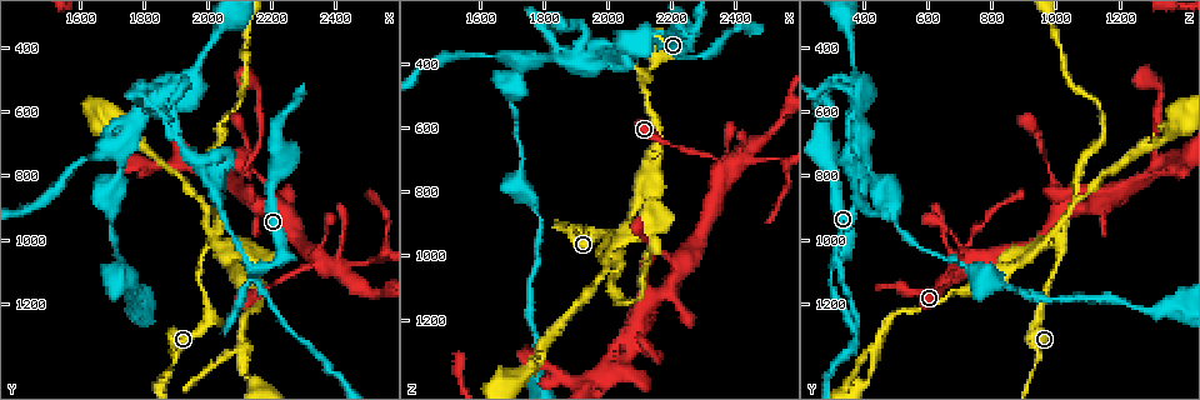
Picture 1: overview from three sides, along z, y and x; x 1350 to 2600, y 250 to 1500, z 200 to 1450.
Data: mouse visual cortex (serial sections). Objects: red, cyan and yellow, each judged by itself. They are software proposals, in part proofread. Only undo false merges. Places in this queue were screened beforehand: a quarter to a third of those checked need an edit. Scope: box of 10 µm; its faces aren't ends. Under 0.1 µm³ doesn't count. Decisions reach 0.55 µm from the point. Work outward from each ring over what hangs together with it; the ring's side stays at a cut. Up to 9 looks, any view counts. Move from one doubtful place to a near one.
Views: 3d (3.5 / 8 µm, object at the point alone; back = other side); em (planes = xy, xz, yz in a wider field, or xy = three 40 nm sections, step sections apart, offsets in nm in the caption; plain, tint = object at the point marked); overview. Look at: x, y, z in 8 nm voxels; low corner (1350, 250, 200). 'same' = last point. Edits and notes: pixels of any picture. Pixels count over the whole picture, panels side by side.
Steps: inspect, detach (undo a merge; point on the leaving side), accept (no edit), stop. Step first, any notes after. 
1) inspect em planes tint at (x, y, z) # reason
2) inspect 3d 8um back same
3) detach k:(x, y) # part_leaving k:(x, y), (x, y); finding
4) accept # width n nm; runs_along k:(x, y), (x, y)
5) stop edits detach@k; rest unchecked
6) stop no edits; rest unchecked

inspect 3d 3.5um at (2000, 1020, 1010) # abrupt turn

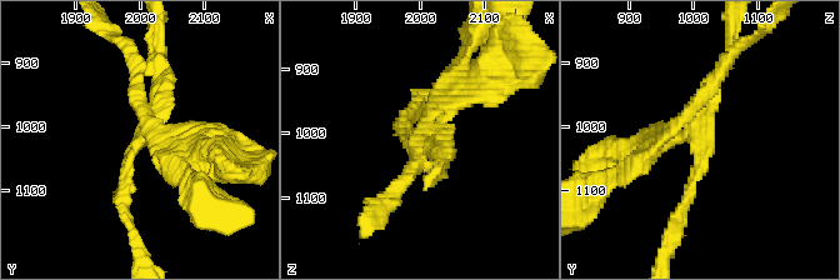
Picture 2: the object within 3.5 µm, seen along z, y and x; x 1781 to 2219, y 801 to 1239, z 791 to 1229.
inspect em xy step 1 tint at (2005, 1015, 1005)

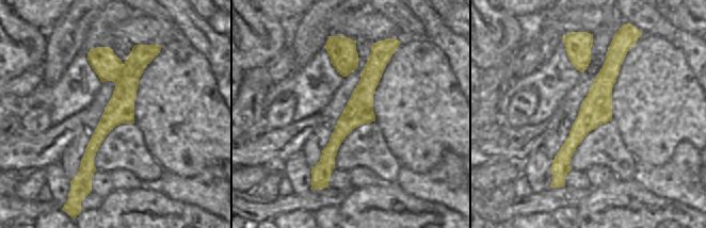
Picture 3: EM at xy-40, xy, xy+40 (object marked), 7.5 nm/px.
detach 2:(159, 164) # part_leaving 2:(159, 136), (201, 190); a second cell is stuck on

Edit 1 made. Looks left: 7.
inspect overview

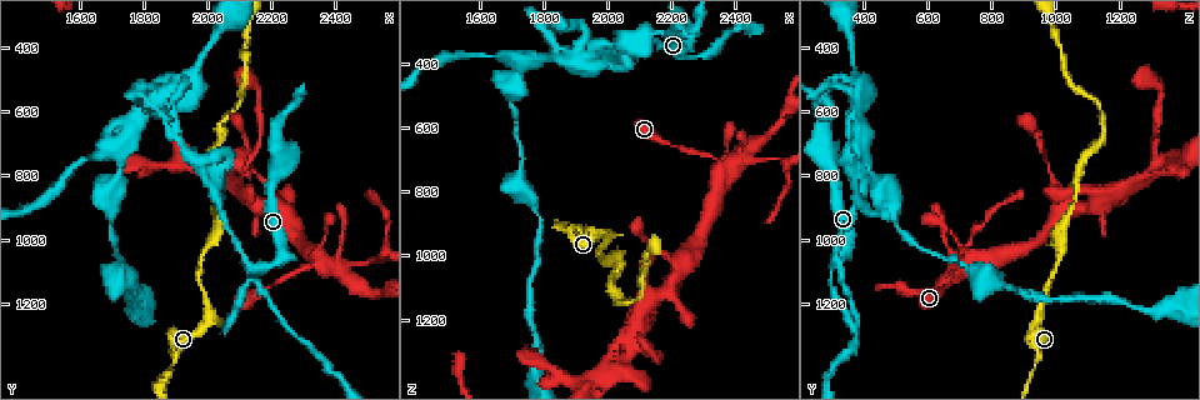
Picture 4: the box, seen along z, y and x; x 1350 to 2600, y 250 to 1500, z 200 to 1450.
inspect 3d 3.5um at (2370, 1070, 720)

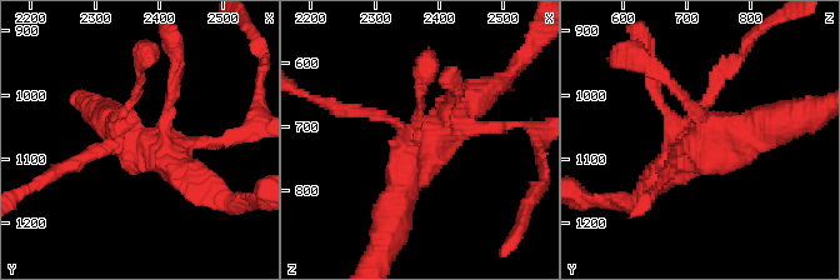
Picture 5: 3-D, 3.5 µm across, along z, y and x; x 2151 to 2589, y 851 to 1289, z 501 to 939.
inspect em xy step 1 tint at (2365, 1075, 720) # need the tissue

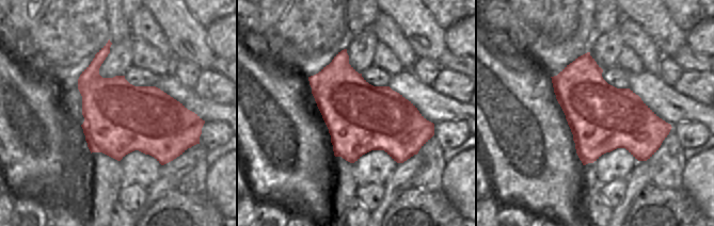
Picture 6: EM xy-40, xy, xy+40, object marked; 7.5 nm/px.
inspect em xy step 2 tint same

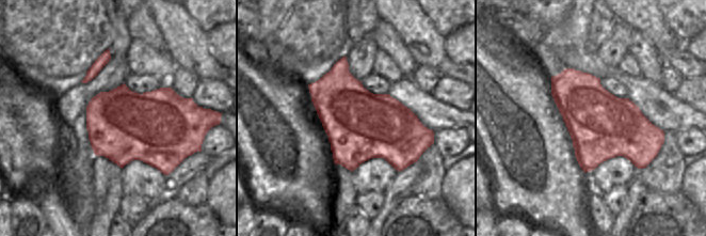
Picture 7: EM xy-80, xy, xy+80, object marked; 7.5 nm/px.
accept # runs_along 5:(669, 165), (681, 146), (778, 120); one cell here

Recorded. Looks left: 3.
inspect em xy step 2 tint at (2080, 830, 1260) # a fork

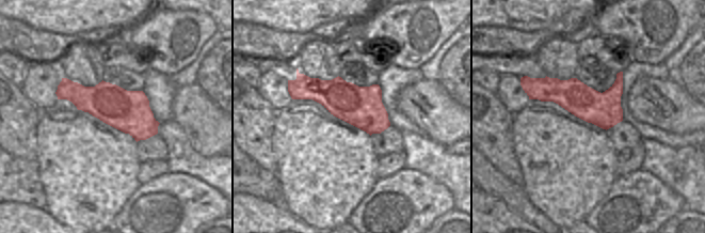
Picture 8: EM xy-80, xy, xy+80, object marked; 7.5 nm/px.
inspect 3d 3.5um same

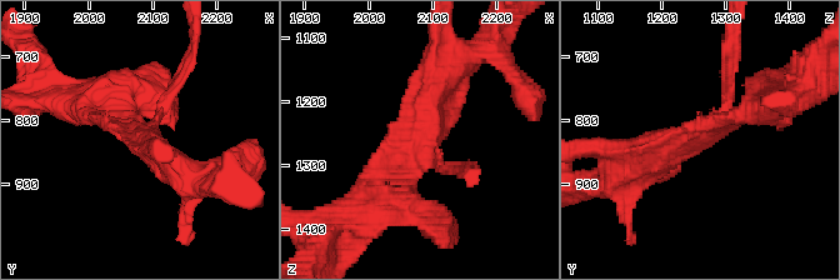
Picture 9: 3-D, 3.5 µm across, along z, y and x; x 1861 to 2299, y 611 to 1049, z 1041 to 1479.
accept # all the same cell

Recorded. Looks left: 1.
stop edits detach@2; rest unchecked

